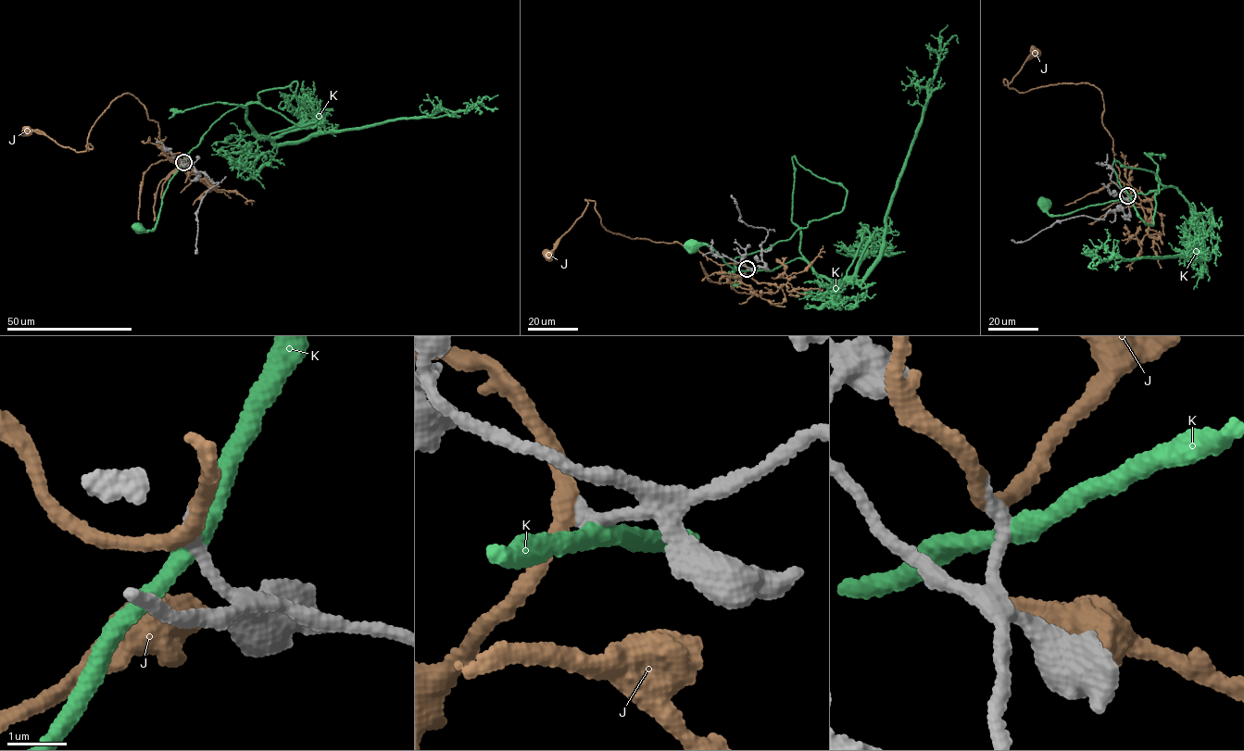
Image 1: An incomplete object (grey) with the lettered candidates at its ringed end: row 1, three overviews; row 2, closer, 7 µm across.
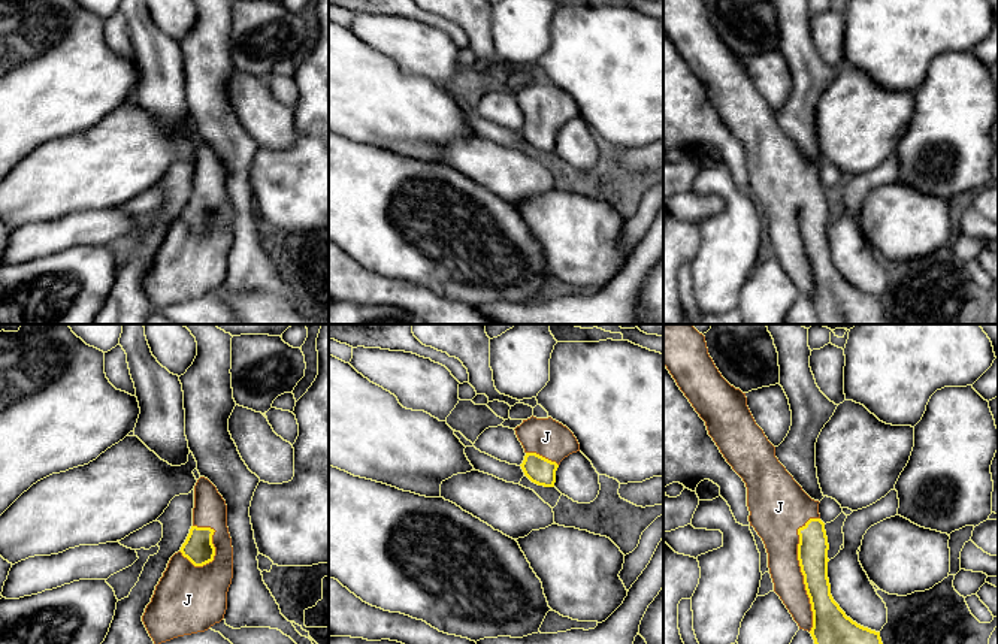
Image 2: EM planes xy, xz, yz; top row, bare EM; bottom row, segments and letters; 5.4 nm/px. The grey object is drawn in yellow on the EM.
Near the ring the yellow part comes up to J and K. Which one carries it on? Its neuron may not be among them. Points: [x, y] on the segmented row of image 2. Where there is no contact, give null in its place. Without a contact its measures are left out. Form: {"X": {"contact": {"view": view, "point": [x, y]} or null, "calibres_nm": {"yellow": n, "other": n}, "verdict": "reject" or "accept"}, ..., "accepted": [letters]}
{"J": {"contact": {"view": "yz", "point": [801, 570]}, "calibres_nm": {"yellow": 160, "other": 200}, "verdict": "accept"}, "K": {"contact": null, "verdict": "reject"}, "accepted": ["J"]}

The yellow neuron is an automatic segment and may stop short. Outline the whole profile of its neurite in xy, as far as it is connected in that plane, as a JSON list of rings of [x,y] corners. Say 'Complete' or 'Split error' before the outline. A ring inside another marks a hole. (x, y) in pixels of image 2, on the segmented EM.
Split error. [[[205,477],[194,486],[193,526],[155,586],[142,622],[154,644],[205,632],[224,619],[233,578],[227,505]]]

